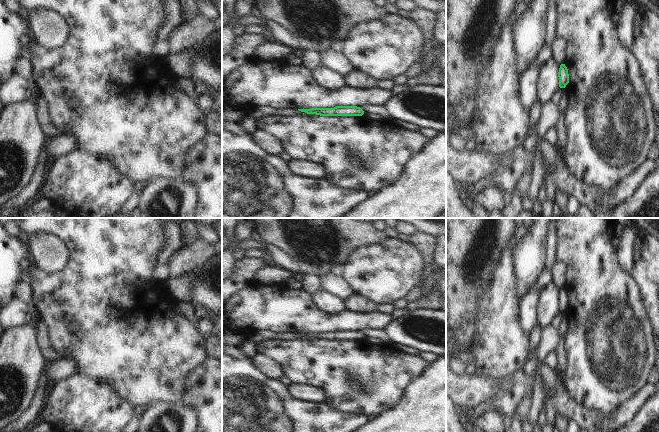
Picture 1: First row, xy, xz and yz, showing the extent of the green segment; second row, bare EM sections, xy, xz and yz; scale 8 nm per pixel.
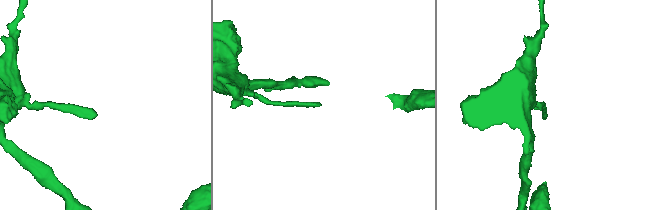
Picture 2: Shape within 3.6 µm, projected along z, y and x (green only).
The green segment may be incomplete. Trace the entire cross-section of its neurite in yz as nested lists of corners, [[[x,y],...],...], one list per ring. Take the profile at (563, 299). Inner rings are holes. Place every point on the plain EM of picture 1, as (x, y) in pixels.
[[[565,288],[560,289],[558,301],[559,301],[559,311],[565,312],[566,309],[569,307],[568,293],[565,290]]]

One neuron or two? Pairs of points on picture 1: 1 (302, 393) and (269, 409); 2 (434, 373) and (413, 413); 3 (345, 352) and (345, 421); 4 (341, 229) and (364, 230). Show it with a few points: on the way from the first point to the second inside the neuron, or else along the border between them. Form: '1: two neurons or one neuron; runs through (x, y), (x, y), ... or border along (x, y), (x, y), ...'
1: two neurons; border along (285, 386), (292, 397), (317, 402)
2: one neuron; runs through (434, 383), (434, 392), (423, 403)
3: two neurons; border along (342, 411), (365, 414), (368, 417)
4: one neuron; runs through (347, 230), (358, 230)

